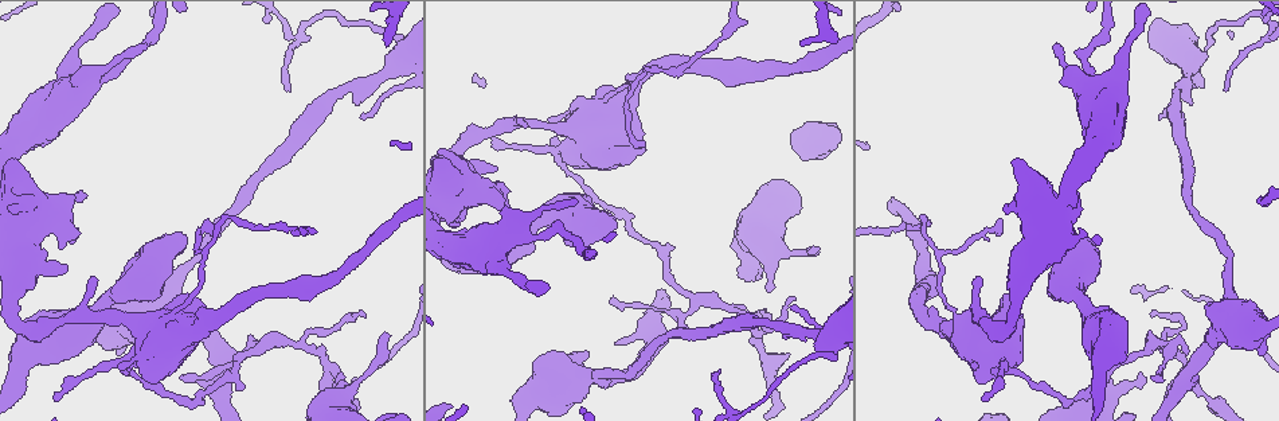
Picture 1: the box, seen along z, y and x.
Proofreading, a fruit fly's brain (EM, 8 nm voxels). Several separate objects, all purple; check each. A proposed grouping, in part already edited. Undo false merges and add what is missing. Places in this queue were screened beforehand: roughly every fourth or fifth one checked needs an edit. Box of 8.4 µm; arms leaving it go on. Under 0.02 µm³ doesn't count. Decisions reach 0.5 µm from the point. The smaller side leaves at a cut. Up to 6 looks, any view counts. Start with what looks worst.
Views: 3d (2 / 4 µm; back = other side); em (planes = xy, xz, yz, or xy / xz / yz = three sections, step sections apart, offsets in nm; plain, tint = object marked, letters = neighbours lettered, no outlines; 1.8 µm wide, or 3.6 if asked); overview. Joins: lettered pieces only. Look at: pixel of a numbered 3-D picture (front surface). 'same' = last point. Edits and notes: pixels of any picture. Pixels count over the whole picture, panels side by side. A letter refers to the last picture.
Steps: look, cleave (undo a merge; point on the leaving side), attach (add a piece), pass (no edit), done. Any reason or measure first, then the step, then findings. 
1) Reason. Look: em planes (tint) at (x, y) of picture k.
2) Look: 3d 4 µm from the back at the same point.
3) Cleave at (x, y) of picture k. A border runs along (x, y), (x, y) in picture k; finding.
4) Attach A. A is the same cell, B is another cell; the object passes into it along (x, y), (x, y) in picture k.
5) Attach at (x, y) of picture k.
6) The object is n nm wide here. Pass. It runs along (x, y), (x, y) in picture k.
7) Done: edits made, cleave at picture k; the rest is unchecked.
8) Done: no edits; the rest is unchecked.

Branch stops here. Look: em xz step 16 (letters) at (343, 375) of picture 1.

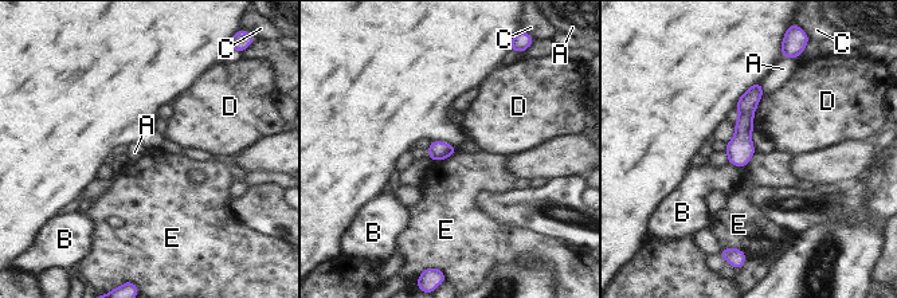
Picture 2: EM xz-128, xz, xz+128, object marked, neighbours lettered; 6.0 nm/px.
The longest contact is with D, 200 nm. Pass. A, B, C, D and E are other cells; none of them fits.

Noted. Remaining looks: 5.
Thick turns thin. Look: 3d 4 µm at (164, 303) of picture 1.

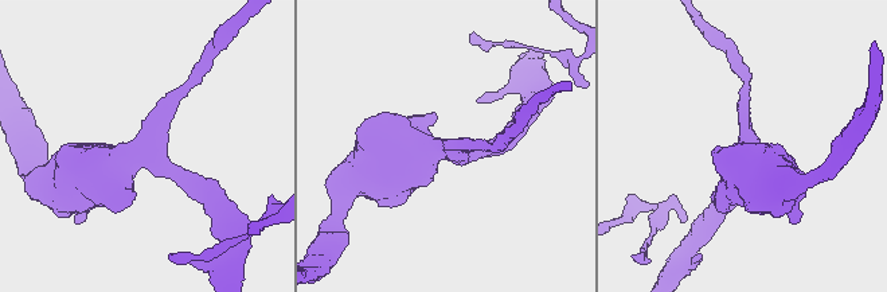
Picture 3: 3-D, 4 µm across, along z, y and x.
Look: em 3.6 µm xz step 16 (tint) at (145, 150) of picture 3.

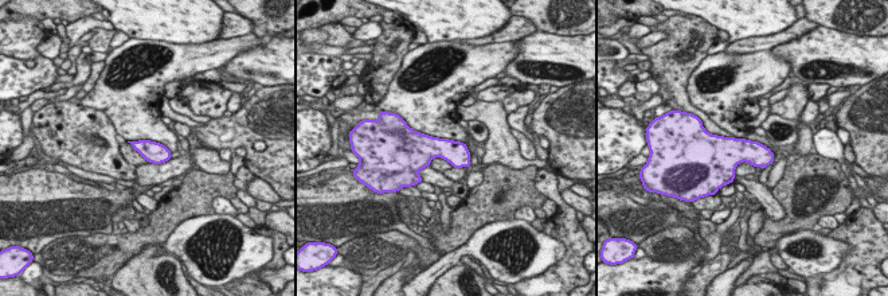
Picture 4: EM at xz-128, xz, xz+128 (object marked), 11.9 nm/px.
See the neighbours. Look: em 3.6 µm xz step 16 (letters) at the same point.

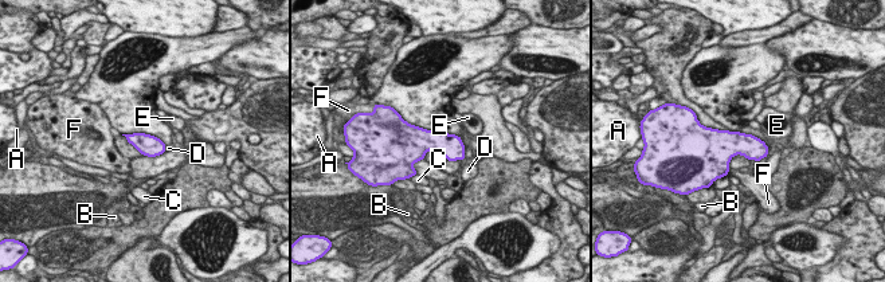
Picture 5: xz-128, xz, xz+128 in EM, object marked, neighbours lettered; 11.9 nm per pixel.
Pass. A, B, C, D, E and F are other cells; a border runs along (423, 159), (412, 165), (416, 173) in picture 5; one cell here.

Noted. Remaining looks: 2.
Sudden change in width. Look: 3d 4 µm at (93, 86) of picture 1.

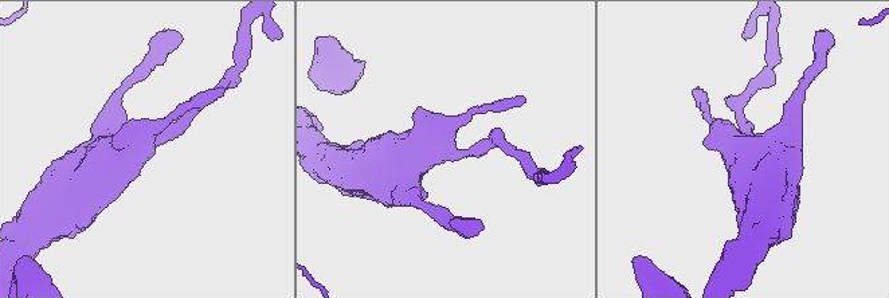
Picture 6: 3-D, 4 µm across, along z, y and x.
Look: em 3.6 µm planes (letters) at (445, 152) of picture 6.

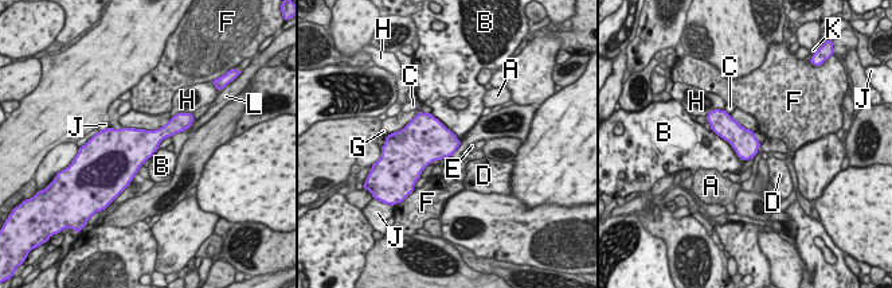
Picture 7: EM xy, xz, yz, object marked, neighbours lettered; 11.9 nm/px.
Pass. A, B, C, D, E, F, G, H, J, K and L are other cells; a border runs along (711, 128), (744, 162) in picture 7; all the same cell.

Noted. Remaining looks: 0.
Done: no edits; the rest is unchecked.

